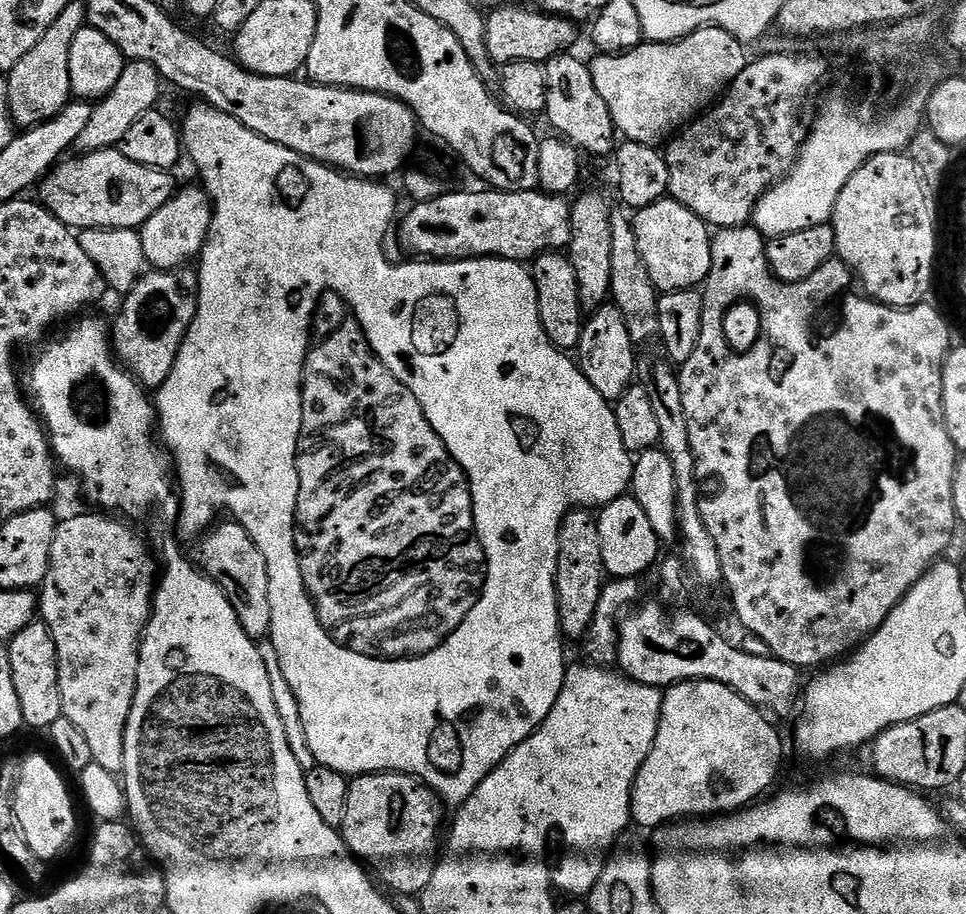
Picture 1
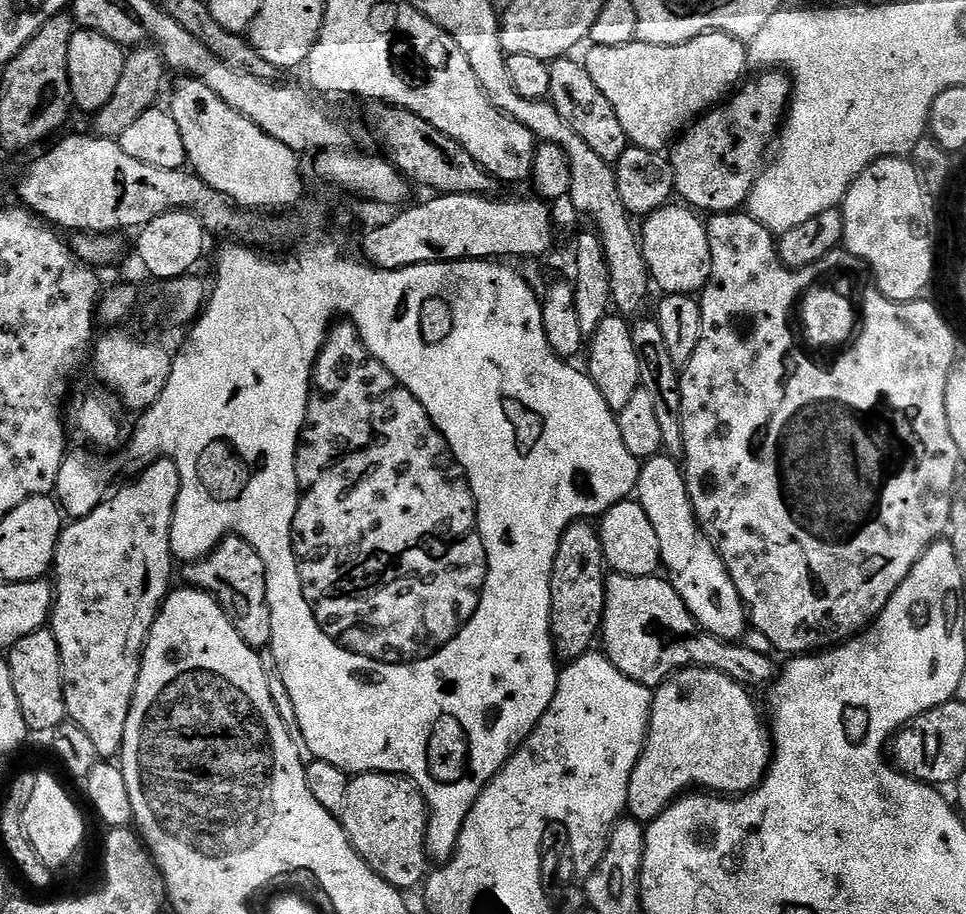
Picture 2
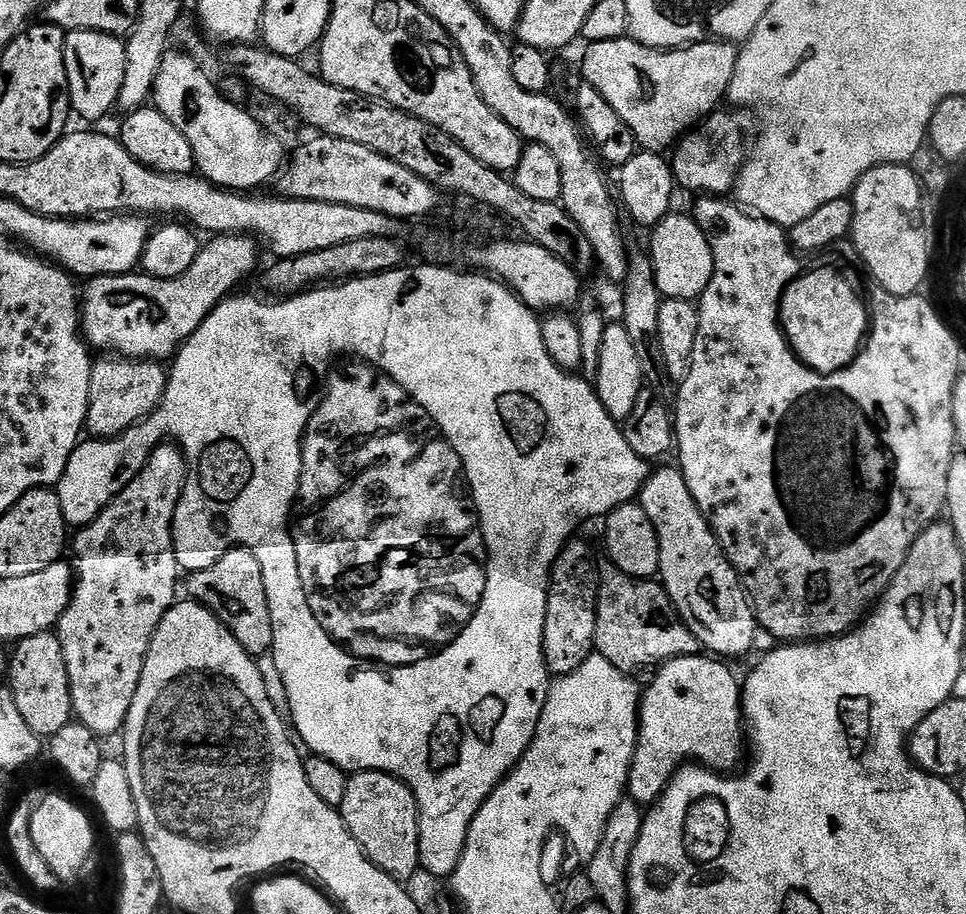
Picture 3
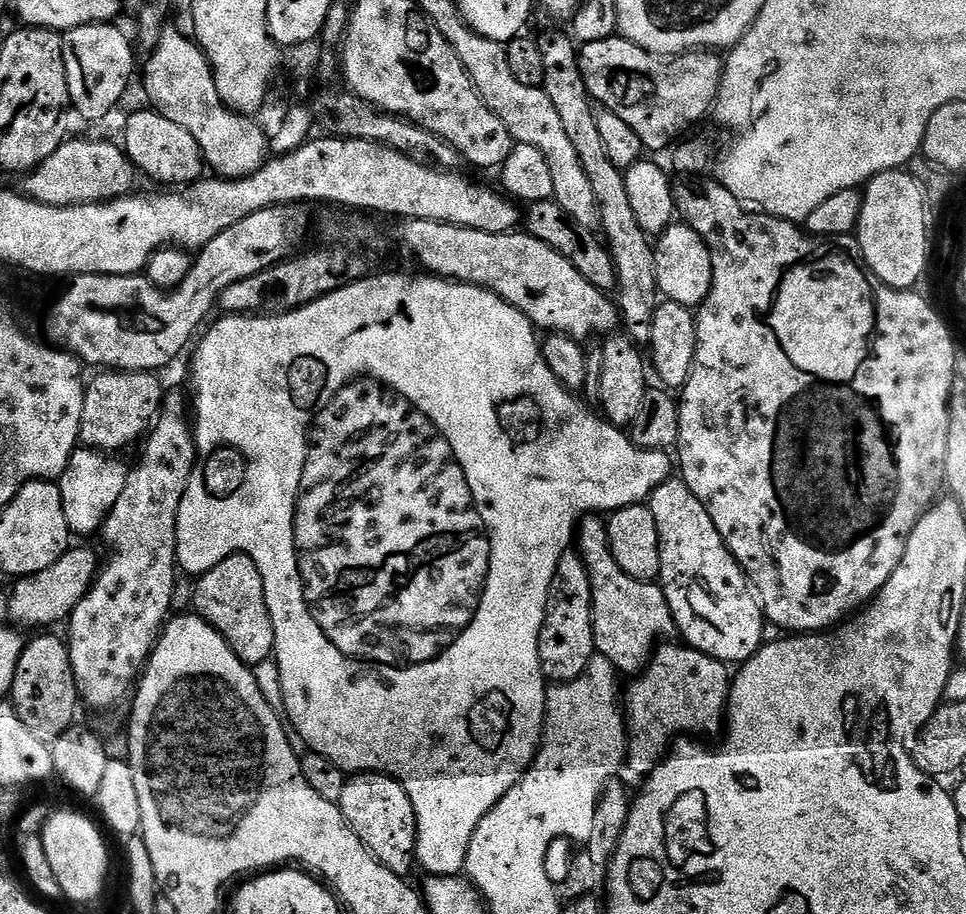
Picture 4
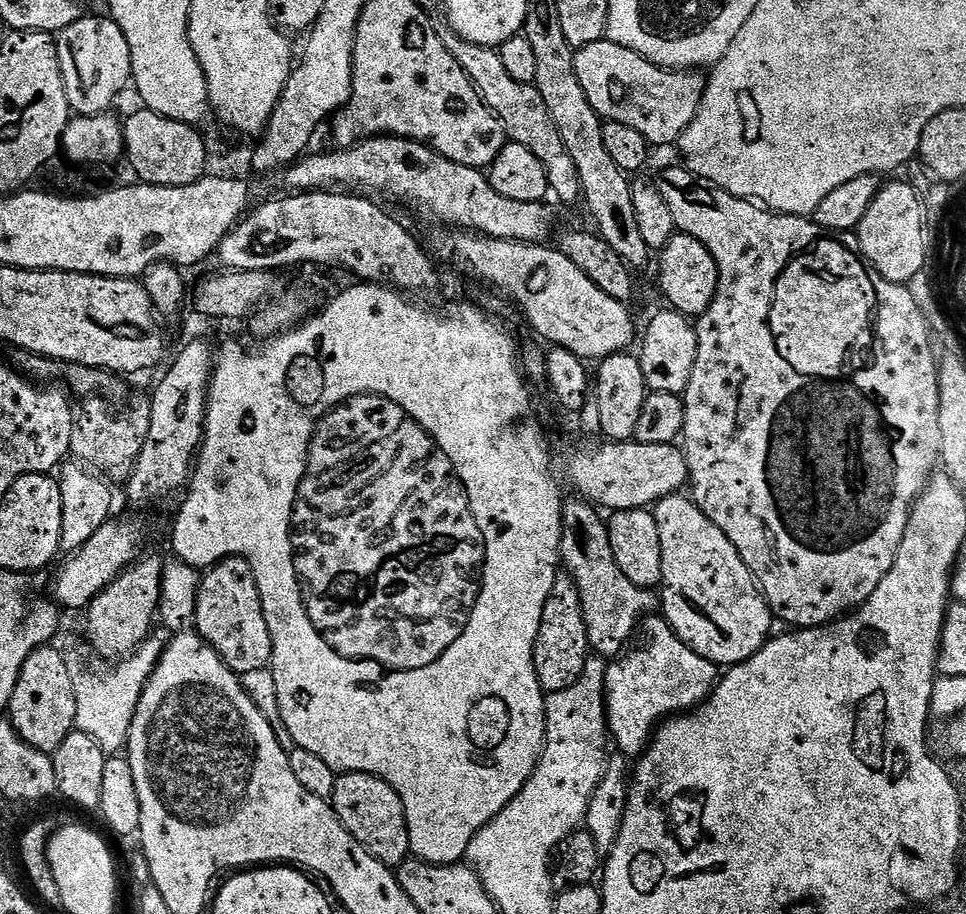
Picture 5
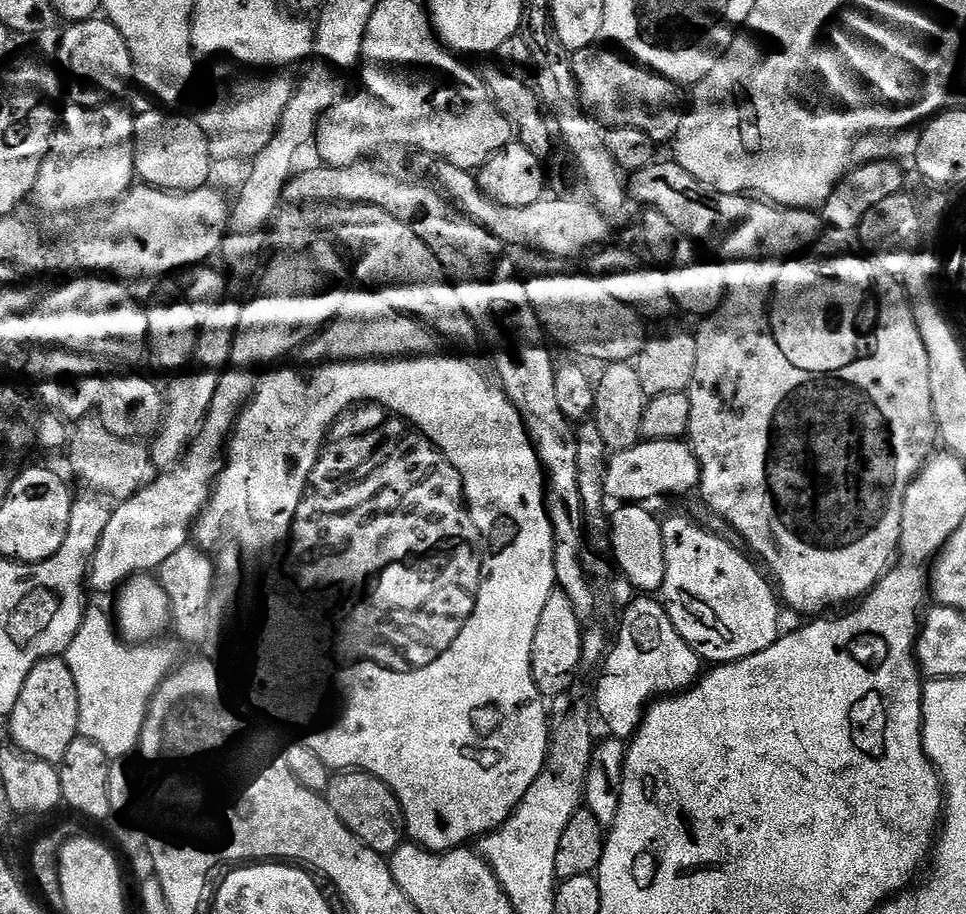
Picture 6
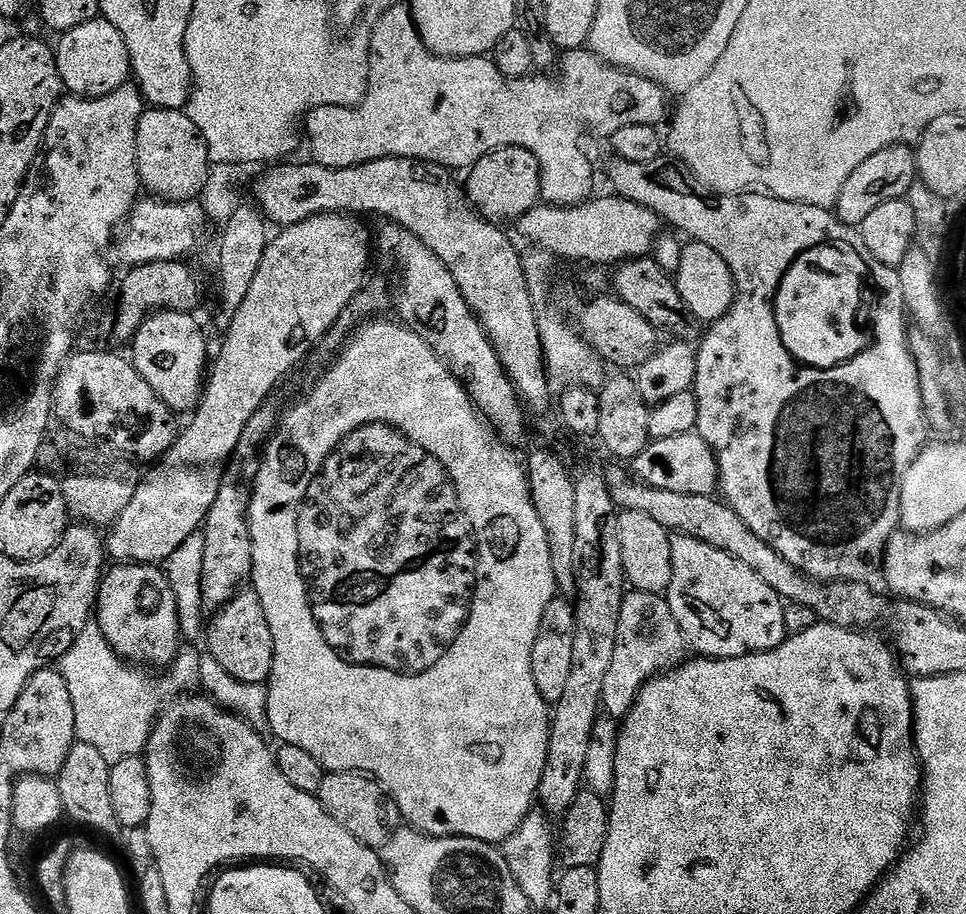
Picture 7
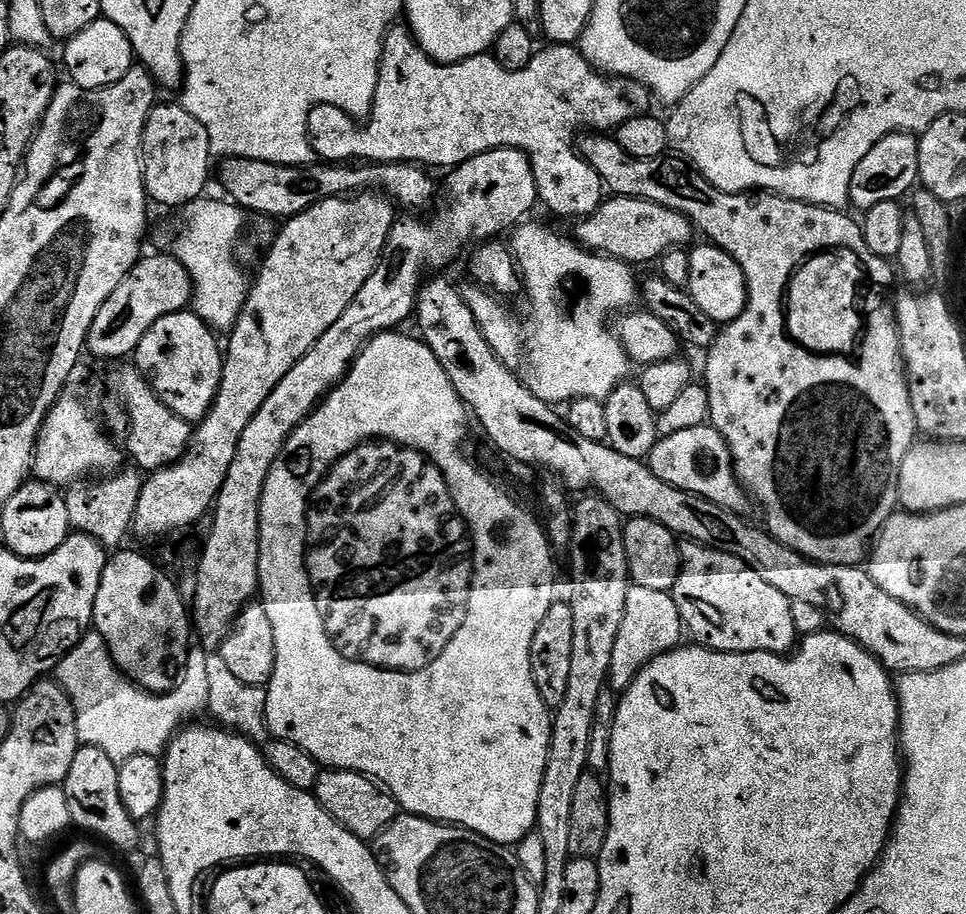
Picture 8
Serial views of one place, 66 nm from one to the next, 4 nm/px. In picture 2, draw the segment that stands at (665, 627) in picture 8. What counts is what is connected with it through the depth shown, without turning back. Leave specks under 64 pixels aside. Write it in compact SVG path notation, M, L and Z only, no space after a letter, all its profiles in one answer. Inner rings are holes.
M683 668L668 677L652 697L652 717L644 753L630 774L627 815L649 825L689 790L707 790L728 798L754 791L772 765L773 742L767 723L760 724L760 712L745 685L713 668Z

